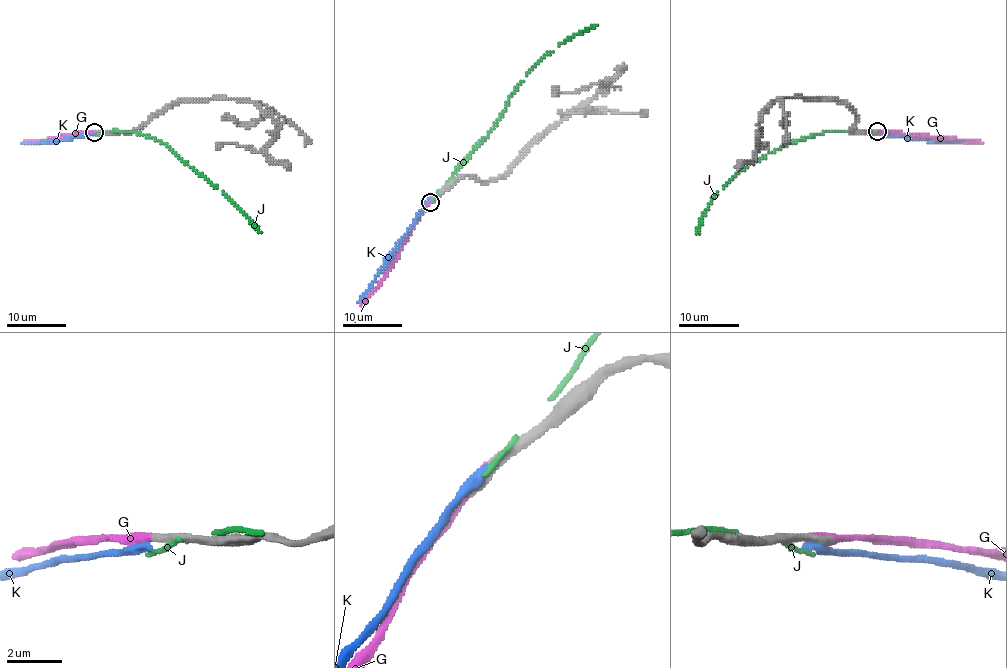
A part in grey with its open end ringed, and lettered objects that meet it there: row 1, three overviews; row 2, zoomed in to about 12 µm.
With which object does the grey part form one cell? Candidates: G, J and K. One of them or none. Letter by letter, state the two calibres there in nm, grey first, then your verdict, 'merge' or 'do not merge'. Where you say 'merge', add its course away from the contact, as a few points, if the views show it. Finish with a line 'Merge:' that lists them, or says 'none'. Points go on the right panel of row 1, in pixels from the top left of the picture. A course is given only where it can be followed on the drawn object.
G: 320 nm thick on the grey side, 420 nm on the other; merge; it runs (874, 131), (983, 142)
J: 320 nm thick on the grey side, 190 nm on the other; do not merge
K: 320 nm thick on the grey side, 400 nm on the other; do not merge
Merge: G

